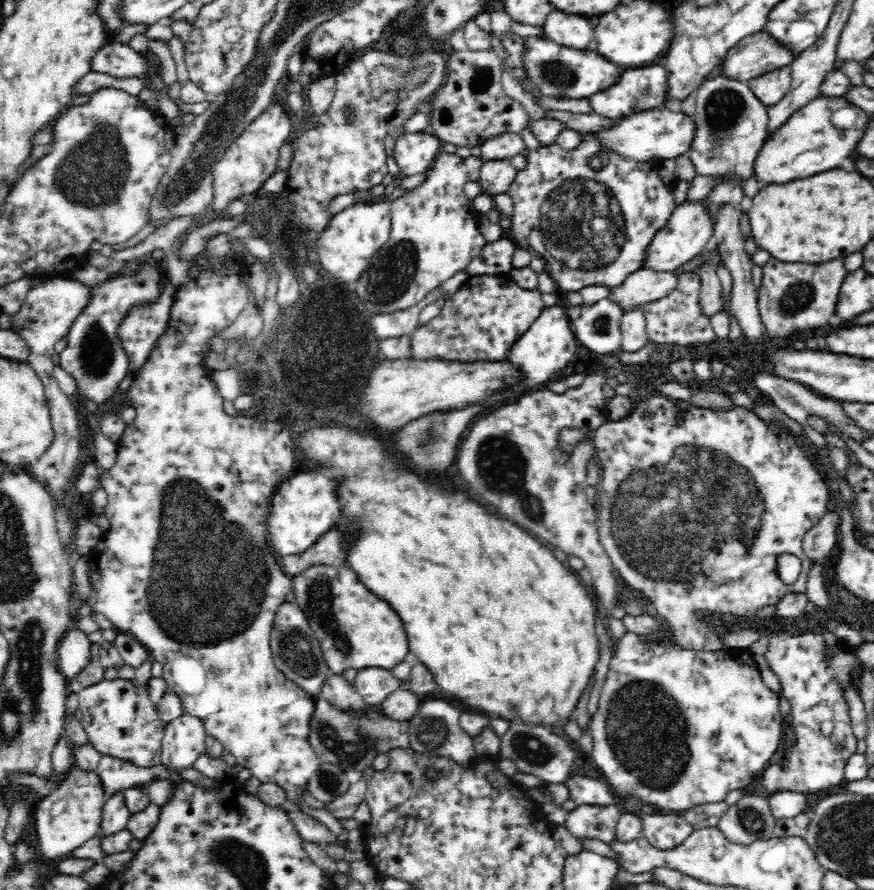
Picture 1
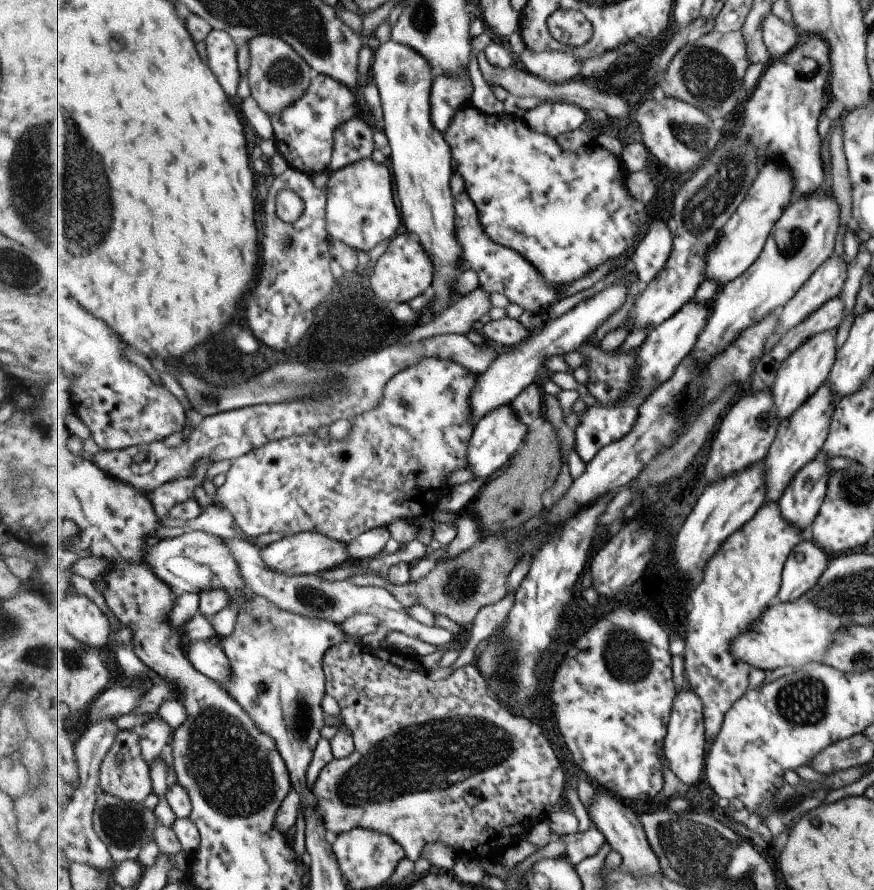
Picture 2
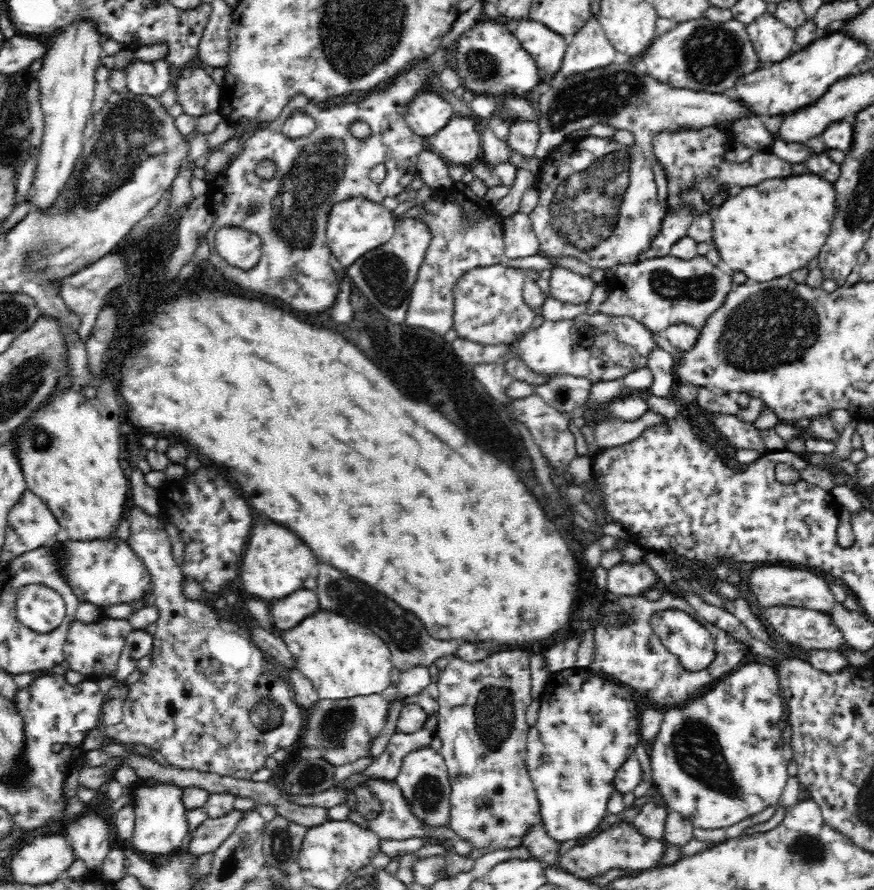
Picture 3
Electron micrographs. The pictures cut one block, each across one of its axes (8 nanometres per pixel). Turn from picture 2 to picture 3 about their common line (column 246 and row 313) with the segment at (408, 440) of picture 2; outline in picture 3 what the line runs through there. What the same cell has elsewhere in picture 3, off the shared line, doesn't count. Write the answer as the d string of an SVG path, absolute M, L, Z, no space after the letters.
M494 264L484 268L474 268L466 272L458 282L455 288L453 335L468 339L482 345L512 344L515 342L517 332L526 332L530 329L532 321L535 318L534 310L530 310L523 299L523 290L527 288L529 279L528 272L522 268L512 268L503 264Z

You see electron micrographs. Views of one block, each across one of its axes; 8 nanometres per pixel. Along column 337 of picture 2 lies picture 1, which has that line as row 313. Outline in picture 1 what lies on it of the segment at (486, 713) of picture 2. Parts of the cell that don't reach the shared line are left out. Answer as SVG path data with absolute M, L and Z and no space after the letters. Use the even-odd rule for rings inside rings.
M770 257L762 267L763 277L758 289L757 308L766 333L771 337L784 339L795 331L817 331L836 314L840 289L849 274L844 260L838 258L826 264L782 263ZM694 271L682 273L679 276L678 286L672 294L660 298L660 300L648 302L643 306L647 322L648 341L673 343L674 345L689 348L710 345L716 340L710 319L702 315L698 305L697 298L700 286L700 278Z

